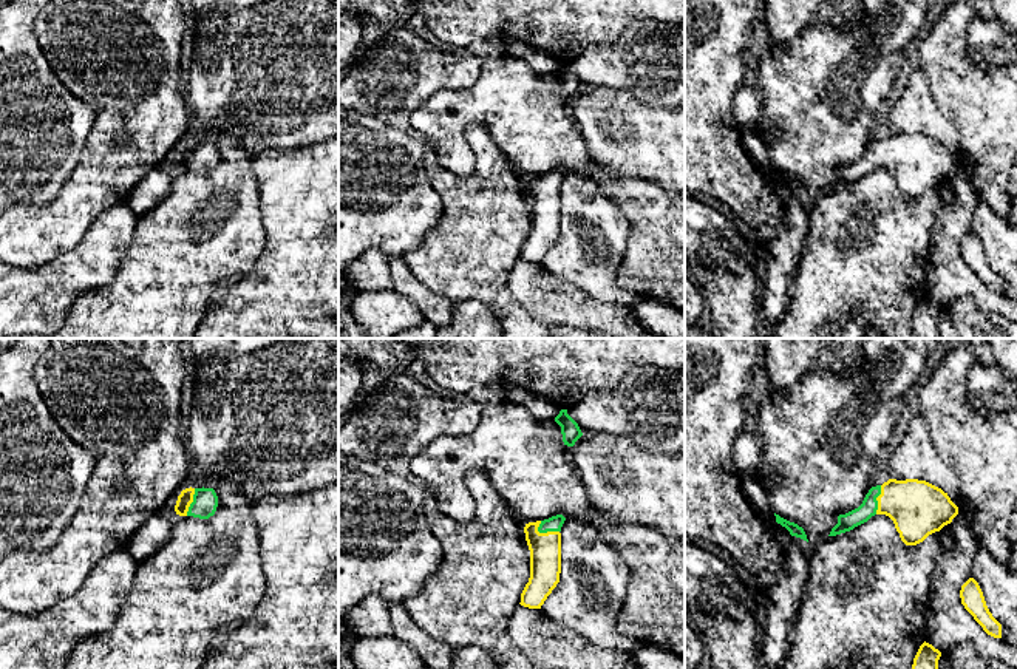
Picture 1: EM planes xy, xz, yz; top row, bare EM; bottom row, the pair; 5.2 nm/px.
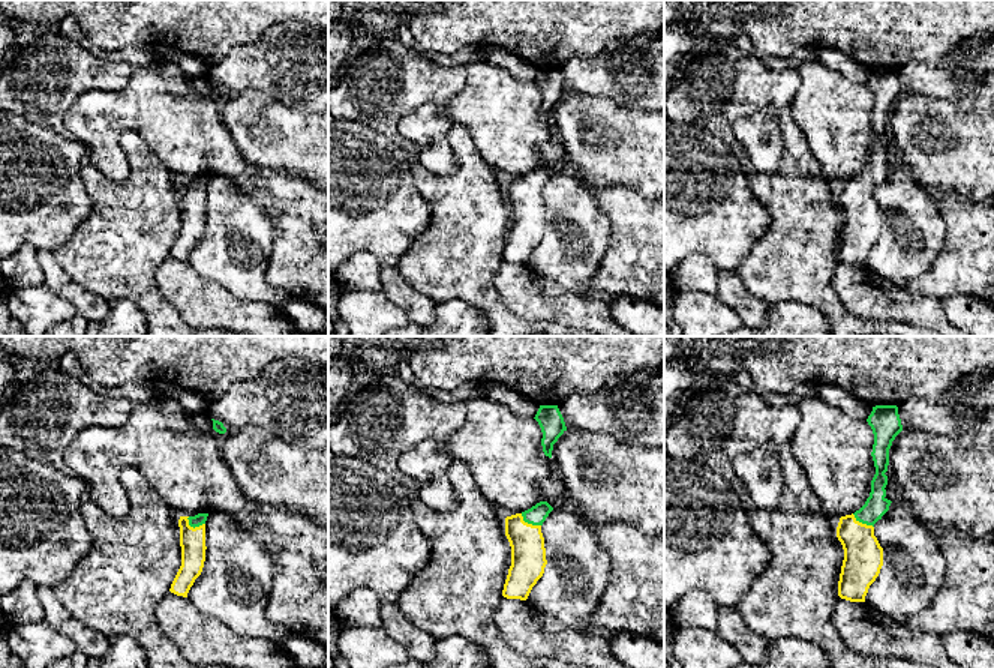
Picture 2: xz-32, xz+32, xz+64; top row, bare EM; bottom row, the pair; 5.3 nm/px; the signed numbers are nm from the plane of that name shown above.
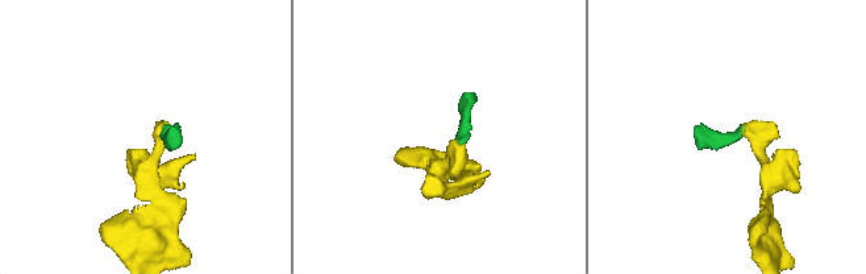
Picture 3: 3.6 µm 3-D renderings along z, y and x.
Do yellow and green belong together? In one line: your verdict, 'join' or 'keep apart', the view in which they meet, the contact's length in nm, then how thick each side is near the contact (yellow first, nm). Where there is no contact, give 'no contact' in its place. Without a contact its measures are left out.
join; meets yellow in xz; contact 120 nm long; 160 nm thick on the yellow side, 80 nm on the other

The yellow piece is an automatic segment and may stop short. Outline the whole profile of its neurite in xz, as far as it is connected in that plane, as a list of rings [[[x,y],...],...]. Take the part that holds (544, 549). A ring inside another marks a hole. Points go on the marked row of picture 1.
[[[552,516],[529,522],[524,527],[530,550],[530,578],[521,593],[521,606],[541,609],[547,596],[560,582],[561,573],[561,527],[566,518]]]

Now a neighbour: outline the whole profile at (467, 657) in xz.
[[[473,644],[457,647],[450,669],[499,669],[490,654]]]

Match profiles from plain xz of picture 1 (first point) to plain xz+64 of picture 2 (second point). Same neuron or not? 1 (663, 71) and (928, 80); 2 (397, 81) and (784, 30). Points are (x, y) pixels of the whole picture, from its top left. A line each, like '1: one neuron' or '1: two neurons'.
1: one neuron
2: two neurons

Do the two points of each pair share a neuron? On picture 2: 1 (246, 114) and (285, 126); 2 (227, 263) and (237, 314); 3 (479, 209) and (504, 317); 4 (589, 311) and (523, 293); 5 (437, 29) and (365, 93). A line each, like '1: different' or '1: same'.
1: same
2: different
3: same
4: same
5: different

